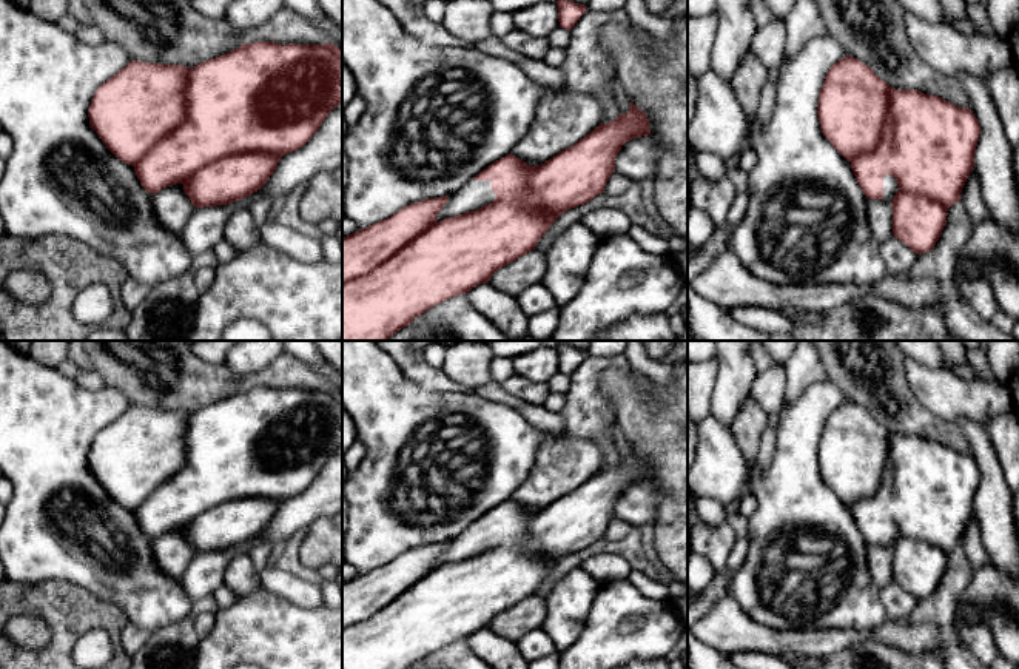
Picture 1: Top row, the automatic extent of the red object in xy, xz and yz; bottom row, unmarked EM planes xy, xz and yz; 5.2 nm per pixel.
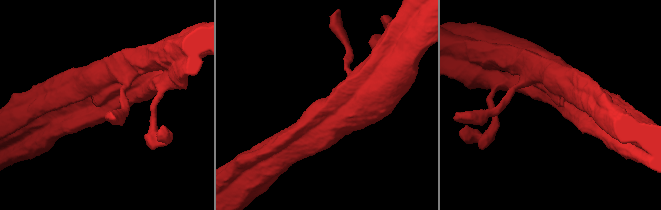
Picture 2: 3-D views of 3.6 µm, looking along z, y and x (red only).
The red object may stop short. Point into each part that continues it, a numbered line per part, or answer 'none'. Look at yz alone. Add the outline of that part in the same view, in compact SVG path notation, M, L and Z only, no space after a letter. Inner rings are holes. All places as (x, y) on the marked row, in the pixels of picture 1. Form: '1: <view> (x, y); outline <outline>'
1: yz (890, 185); outline M890 174L883 176L883 199L882 202L891 203L894 199L896 193L899 191L899 185L896 179Z

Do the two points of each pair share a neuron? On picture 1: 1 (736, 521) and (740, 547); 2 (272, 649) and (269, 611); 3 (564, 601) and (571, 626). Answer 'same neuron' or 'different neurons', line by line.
1: same neuron
2: same neuron
3: same neuron

